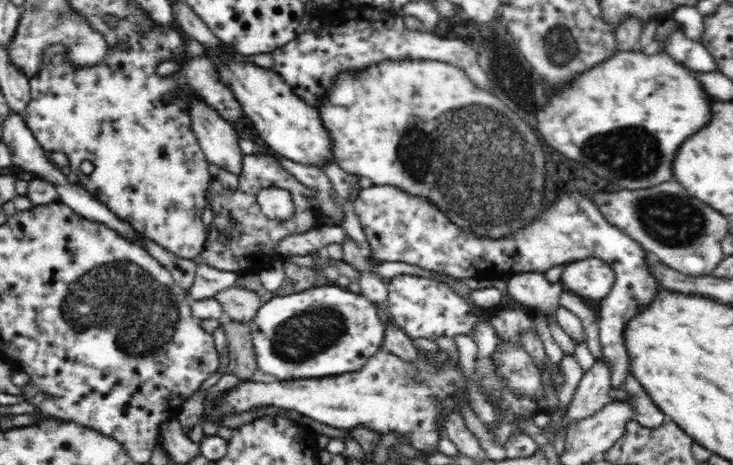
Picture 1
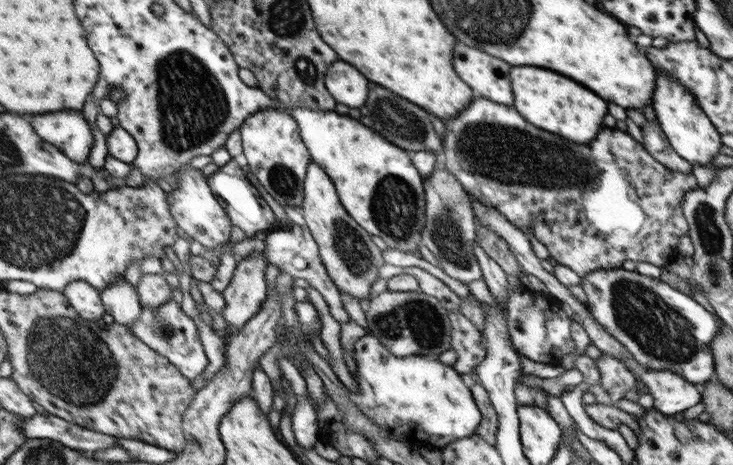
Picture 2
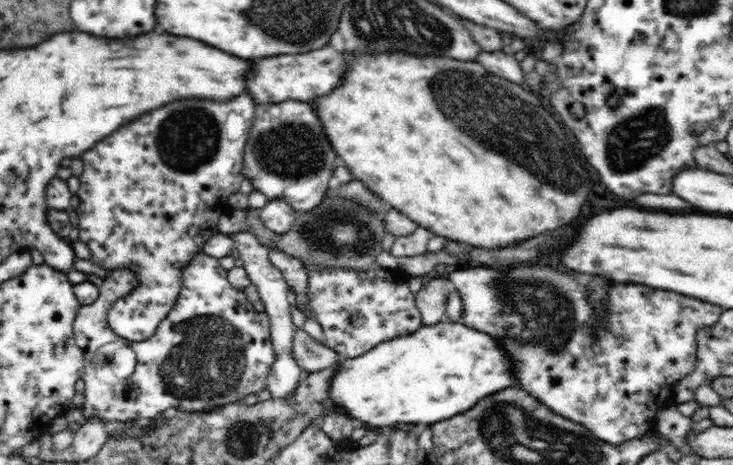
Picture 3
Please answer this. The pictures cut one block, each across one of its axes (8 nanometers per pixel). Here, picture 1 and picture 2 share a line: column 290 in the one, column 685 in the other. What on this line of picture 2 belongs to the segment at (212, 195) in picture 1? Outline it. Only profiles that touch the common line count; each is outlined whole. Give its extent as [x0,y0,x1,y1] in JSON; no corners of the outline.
[443,98,697,279]

